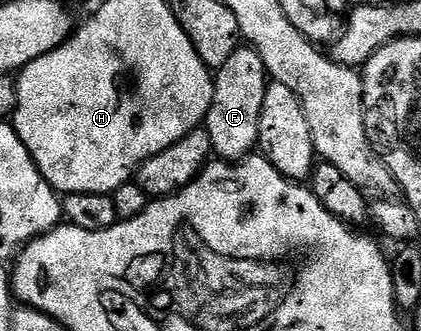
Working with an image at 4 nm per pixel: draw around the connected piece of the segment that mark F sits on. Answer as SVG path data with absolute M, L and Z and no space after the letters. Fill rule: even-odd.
M238 46L231 58L216 69L213 82L213 101L205 115L203 127L213 143L214 153L226 162L244 160L258 147L259 118L263 110L263 94L267 73L263 58L254 48Z

